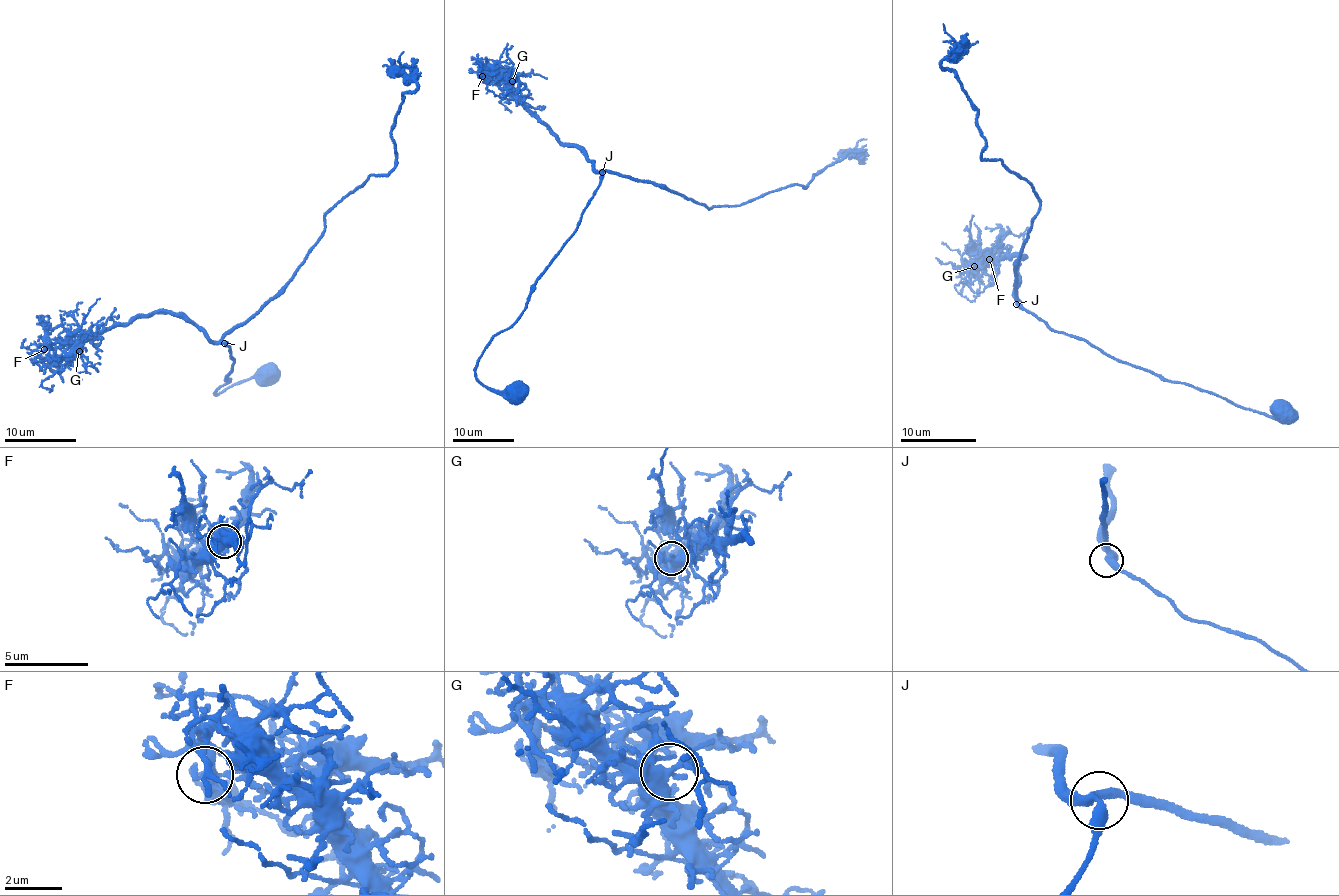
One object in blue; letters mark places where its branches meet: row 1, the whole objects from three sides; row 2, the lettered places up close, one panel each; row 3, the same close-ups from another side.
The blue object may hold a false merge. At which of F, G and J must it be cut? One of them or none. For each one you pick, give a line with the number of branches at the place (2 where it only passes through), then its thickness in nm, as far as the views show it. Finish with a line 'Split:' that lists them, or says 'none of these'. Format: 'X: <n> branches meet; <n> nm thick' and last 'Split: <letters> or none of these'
Split: none of these

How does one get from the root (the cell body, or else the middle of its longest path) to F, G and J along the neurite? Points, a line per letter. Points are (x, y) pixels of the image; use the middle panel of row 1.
F: (516, 390), (488, 388), (475, 364), (524, 309), (530, 287), (577, 229), (600, 175), (519, 96), (482, 76)
G: (516, 390), (488, 388), (475, 364), (524, 309), (600, 175), (524, 104), (512, 81)
J: (516, 390), (488, 388), (476, 378), (475, 364), (489, 341), (524, 309), (530, 287), (577, 229), (601, 172)

